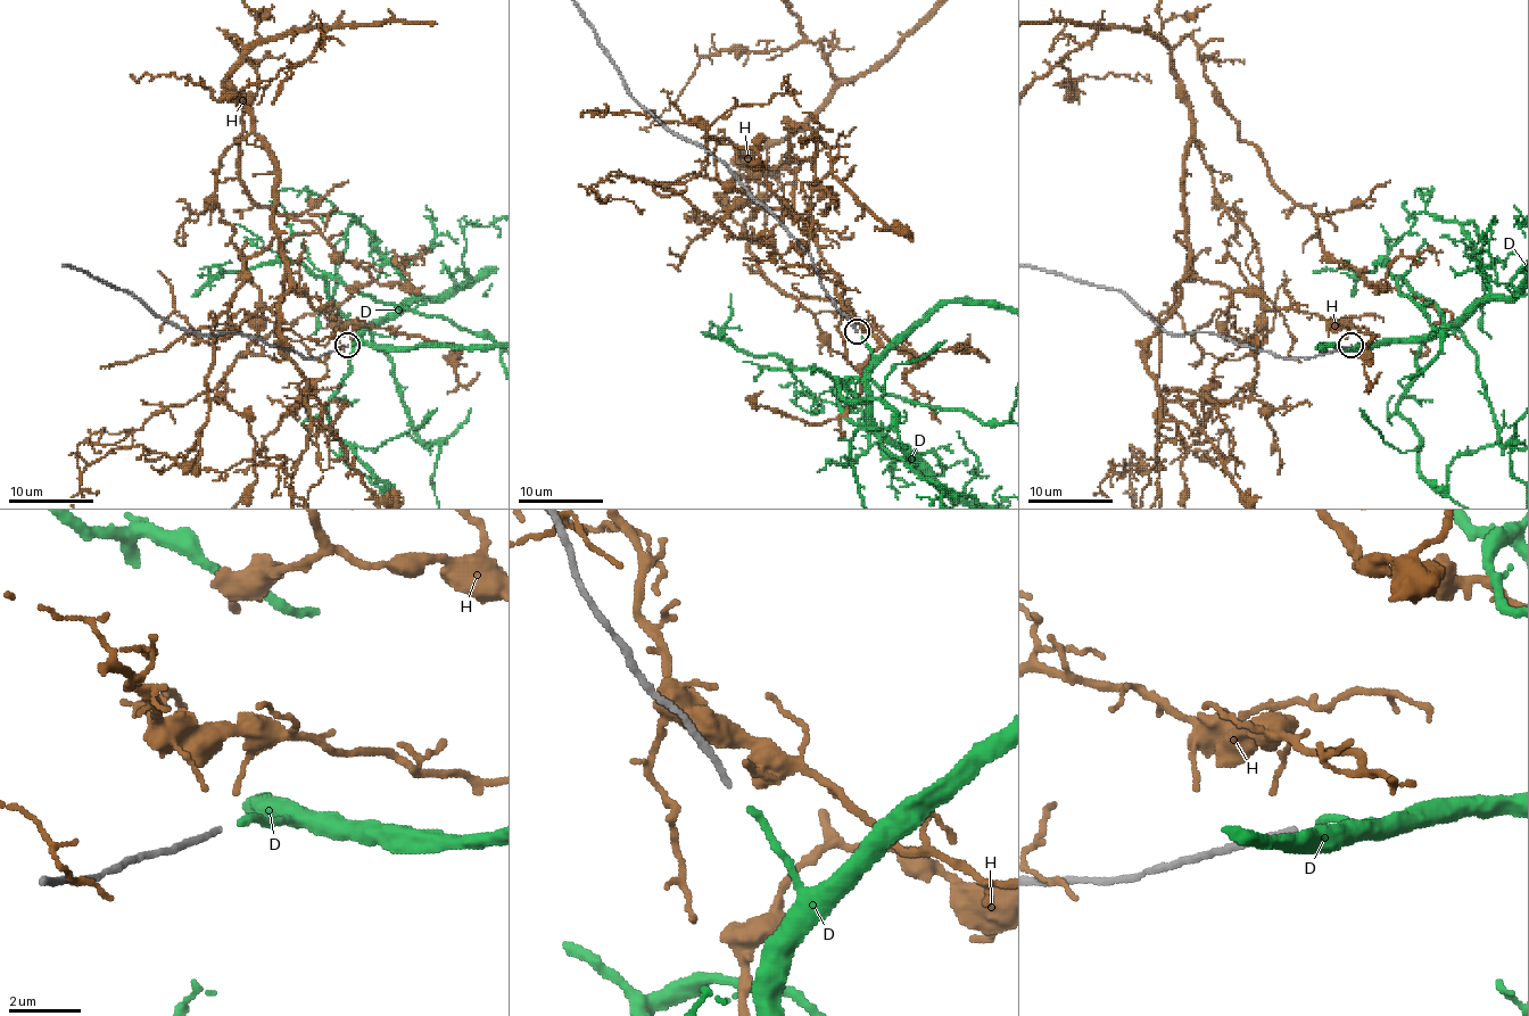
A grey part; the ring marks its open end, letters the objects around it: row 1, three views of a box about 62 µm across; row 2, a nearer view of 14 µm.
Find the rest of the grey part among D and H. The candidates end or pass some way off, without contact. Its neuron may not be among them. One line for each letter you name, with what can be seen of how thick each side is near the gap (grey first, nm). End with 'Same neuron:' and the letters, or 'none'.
D: calibres 160 and 200 nm
Same neuron: D

